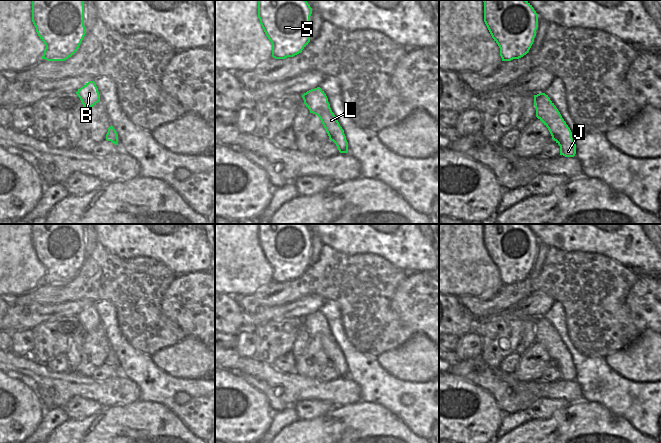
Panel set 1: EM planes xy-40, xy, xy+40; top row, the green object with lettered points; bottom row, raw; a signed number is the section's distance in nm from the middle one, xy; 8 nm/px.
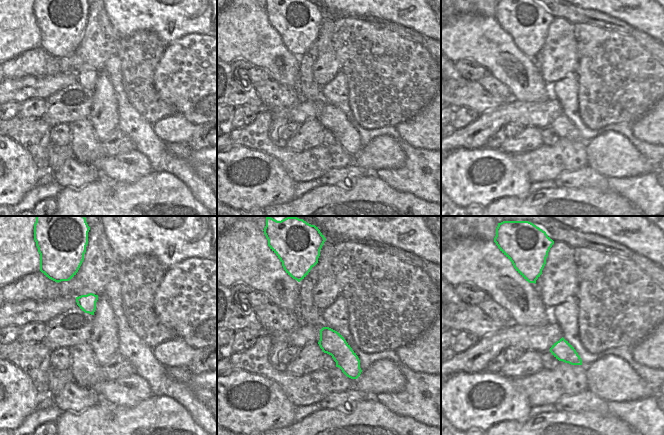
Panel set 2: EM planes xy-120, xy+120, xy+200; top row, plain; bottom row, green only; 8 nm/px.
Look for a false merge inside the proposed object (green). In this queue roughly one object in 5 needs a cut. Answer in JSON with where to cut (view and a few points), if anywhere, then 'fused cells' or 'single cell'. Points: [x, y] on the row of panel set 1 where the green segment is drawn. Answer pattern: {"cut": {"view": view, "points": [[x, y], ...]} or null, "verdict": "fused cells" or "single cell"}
{"cut": null, "verdict": "single cell"}

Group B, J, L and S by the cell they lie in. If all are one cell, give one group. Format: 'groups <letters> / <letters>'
groups B J L S

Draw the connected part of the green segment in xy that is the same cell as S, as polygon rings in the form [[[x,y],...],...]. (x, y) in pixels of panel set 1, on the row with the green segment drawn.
[[[258,0],[258,18],[272,44],[272,57],[285,59],[302,52],[310,42],[312,8],[306,0]]]

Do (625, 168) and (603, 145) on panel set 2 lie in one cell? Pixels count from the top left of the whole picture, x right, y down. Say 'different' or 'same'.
same

